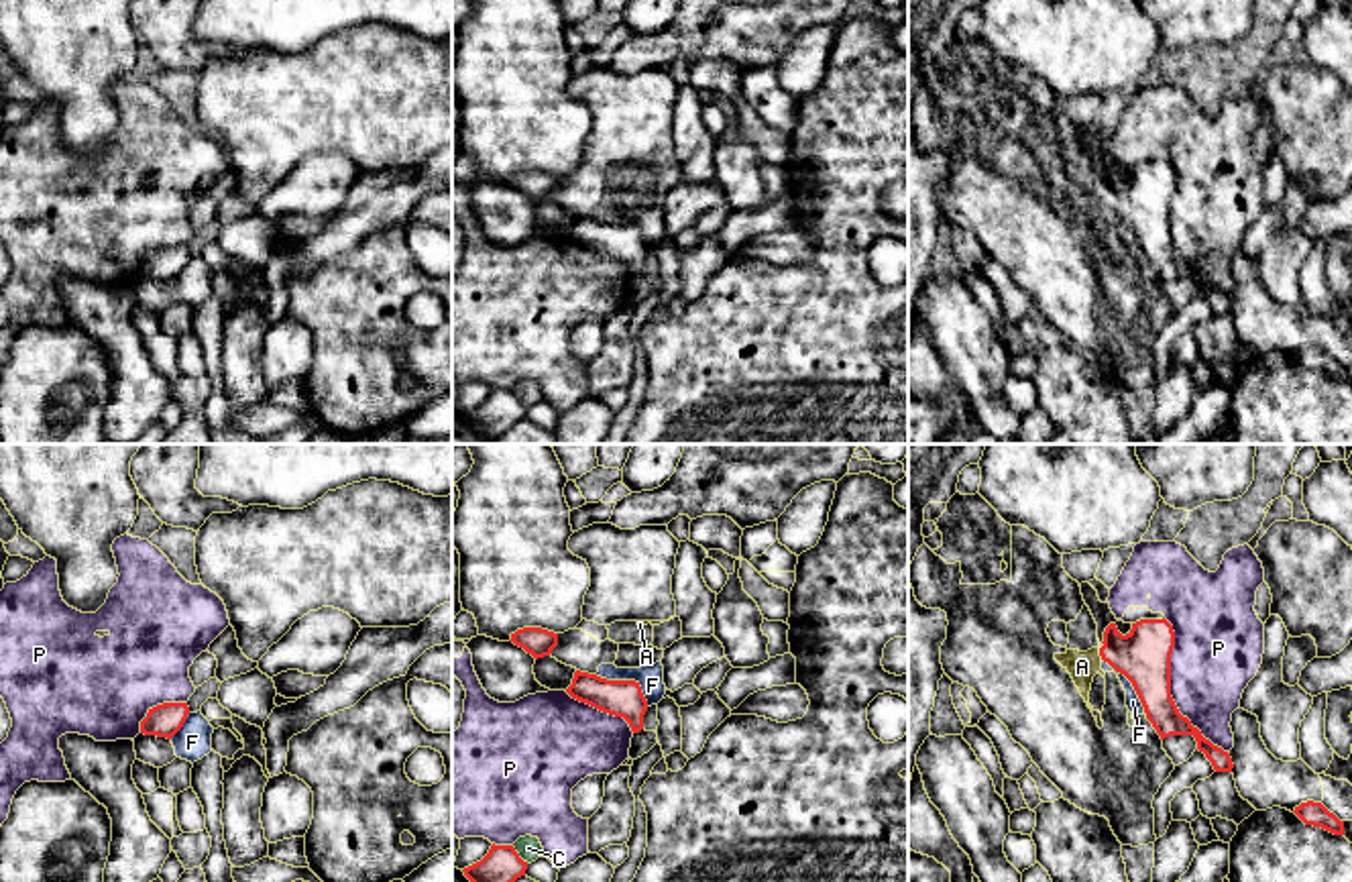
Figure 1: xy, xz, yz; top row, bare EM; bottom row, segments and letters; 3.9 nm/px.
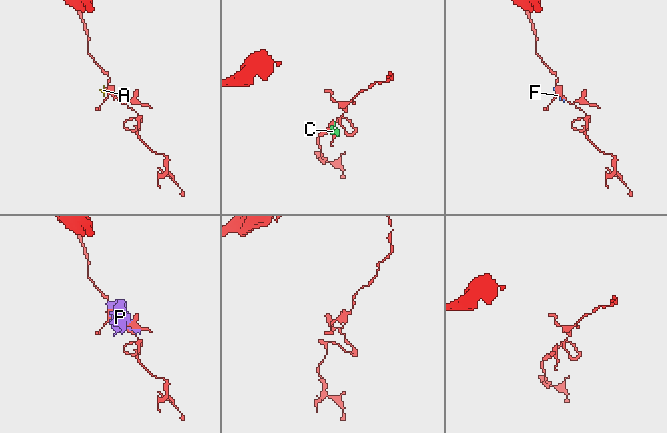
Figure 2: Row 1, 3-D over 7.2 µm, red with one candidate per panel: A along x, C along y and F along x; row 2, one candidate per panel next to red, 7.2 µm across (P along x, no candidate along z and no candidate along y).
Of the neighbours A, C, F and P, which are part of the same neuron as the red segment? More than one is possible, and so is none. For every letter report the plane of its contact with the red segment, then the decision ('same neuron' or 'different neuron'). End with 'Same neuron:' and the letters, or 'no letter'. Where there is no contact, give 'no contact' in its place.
A: yz | different neuron
C: xz | different neuron
F: xz | different neuron
P: yz | different neuron
Same neuron: no letter

